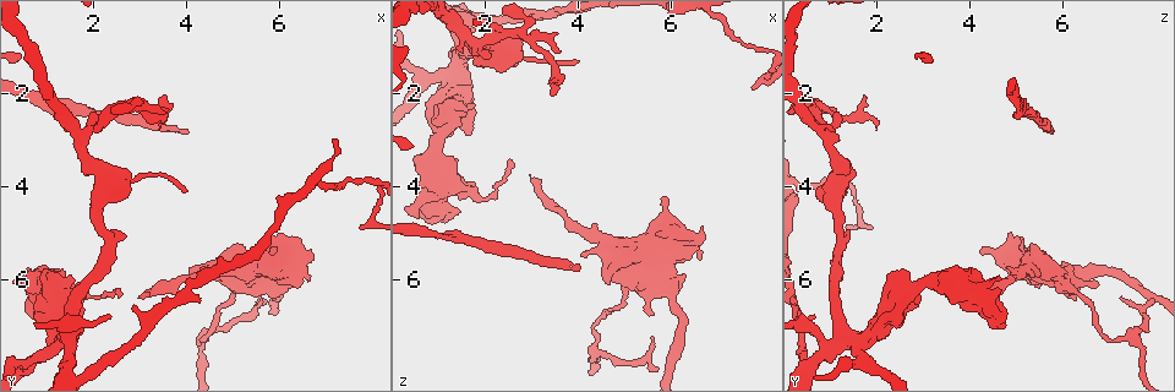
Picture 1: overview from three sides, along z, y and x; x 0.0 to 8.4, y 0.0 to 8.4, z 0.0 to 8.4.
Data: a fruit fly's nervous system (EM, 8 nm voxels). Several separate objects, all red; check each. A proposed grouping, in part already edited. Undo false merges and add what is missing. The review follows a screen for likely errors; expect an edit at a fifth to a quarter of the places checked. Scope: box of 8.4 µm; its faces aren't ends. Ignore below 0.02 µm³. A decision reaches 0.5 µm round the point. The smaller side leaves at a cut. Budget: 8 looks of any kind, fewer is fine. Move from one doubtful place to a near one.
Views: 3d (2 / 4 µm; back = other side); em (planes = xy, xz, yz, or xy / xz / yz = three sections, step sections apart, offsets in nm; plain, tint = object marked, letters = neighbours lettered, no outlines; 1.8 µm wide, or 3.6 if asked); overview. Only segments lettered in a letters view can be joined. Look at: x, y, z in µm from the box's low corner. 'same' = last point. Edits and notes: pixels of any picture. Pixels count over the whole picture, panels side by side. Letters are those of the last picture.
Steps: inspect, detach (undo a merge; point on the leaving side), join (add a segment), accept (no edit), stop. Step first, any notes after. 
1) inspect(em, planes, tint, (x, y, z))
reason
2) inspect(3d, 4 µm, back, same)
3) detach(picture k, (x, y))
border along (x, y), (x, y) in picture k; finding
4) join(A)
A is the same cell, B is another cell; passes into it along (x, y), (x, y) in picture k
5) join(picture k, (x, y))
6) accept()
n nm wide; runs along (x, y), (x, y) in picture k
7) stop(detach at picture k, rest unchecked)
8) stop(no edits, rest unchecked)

inspect(em, xy, step 4, tint, (1.70, 3.00, 1.00))
three-way junction

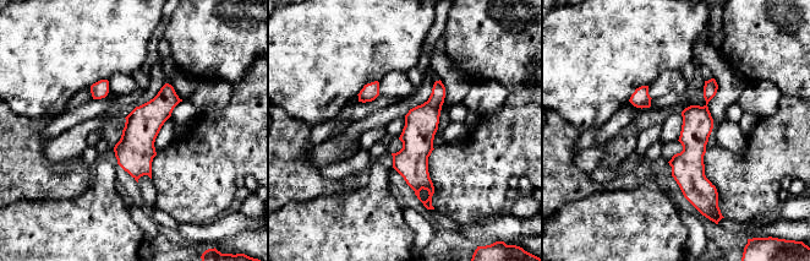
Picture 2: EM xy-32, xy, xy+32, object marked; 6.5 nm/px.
inspect(em, planes, letters, same)
another direction

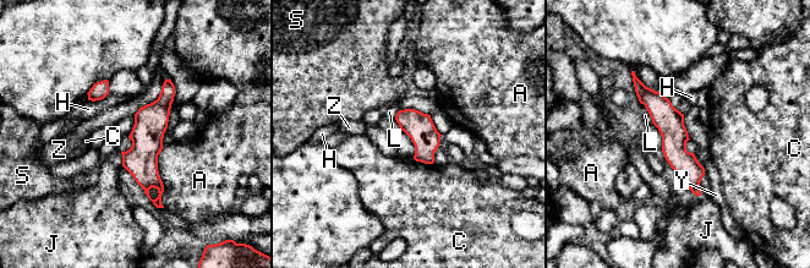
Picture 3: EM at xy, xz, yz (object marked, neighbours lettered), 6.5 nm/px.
accept()
A, C, H, J, L, S, Y and Z are other cells; all the same neuron

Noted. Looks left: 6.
inspect(3d, 2 µm, (1.45, 7.25, 1.55))
four arms meet

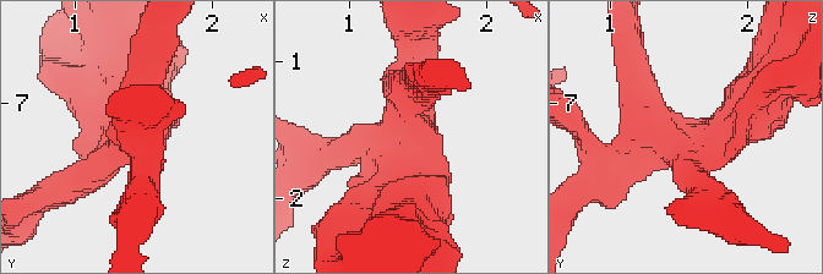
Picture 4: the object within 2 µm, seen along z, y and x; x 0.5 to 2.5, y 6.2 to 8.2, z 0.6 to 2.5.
inspect(em, planes, tint, (1.46, 7.28, 1.50))
4 arms; need the tissue

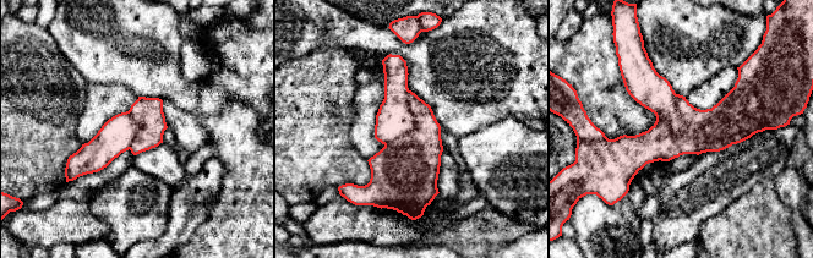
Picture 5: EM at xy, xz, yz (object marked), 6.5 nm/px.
inspect(em, planes, letters, same)
see the neighbours

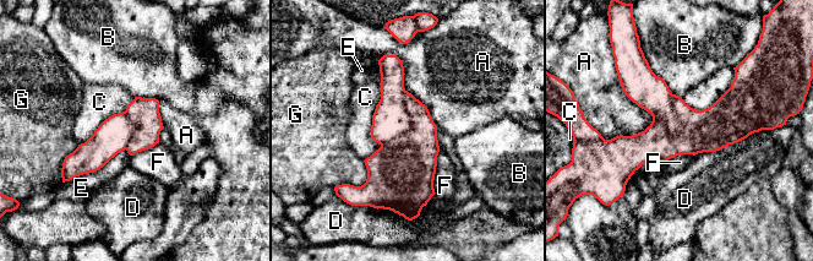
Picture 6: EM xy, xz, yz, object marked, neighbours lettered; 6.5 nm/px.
detach(picture 6, (648, 91))
C touches over 700 nm; A, B, C, D, E, F and G are other cells; border along (672, 94), (682, 126), (677, 136) in picture 6; two neurons meet here

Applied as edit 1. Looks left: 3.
inspect(em, 3.6 µm, planes, plain, (6.60, 6.05, 5.60))
an open end

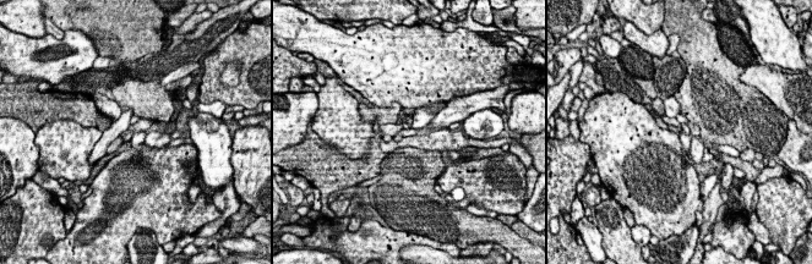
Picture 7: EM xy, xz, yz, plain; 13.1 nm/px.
inspect(em, 3.6 µm, planes, letters, same)

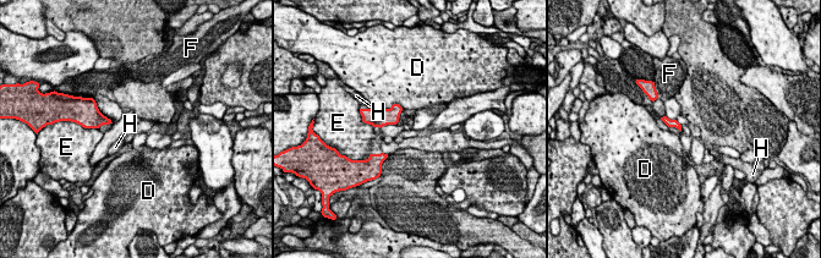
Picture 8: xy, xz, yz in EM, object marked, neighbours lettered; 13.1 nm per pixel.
accept()
D, E, F and H are other cells; border along (377, 108), (398, 104), (403, 110) in picture 8; none of them fits

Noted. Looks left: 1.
stop(detach at picture 6, rest unchecked)

